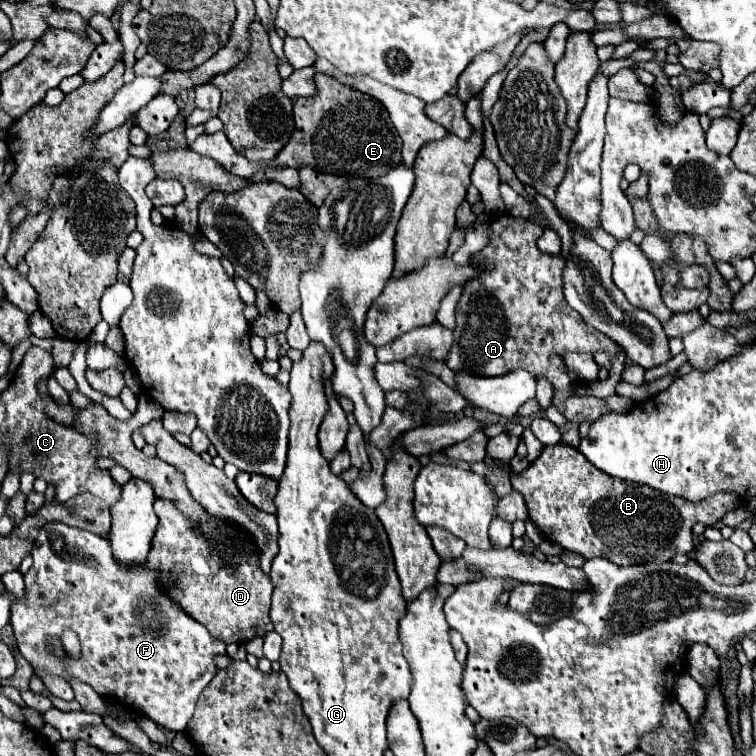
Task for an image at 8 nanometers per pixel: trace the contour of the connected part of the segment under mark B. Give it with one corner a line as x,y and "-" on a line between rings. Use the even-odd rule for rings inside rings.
564,443
546,445
542,455
528,469
512,477
512,487
524,495
530,511
530,519
542,529
546,539
562,545
568,551
580,553
584,559
606,557
612,563
620,563
620,565
664,563
678,553
690,553
694,549
692,525
698,521
704,525
714,525
728,511
734,511
740,501
736,493
724,491
694,503
682,497
666,495
646,485
622,481
598,471
598,467
594,467
578,449

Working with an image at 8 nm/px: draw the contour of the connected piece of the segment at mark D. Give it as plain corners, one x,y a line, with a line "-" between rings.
156,499
154,511
160,523
148,555
148,569
156,573
160,591
226,645
246,643
272,631
268,615
272,583
260,569
260,551
250,533
216,515
192,525
170,499

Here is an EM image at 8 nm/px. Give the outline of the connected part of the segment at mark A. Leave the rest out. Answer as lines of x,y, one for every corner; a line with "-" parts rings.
502,213
492,217
490,223
492,241
474,257
488,261
484,273
464,285
460,311
456,307
454,343
446,355
446,365
452,371
468,375
494,377
506,375
514,369
526,369
534,377
546,377
554,385
552,403
562,411
564,399
572,395
578,378
564,371
562,351
608,351
614,355
618,345
590,327
582,315
578,315
564,299
562,273
566,261
560,255
542,253
536,247
536,239
542,235
542,227

